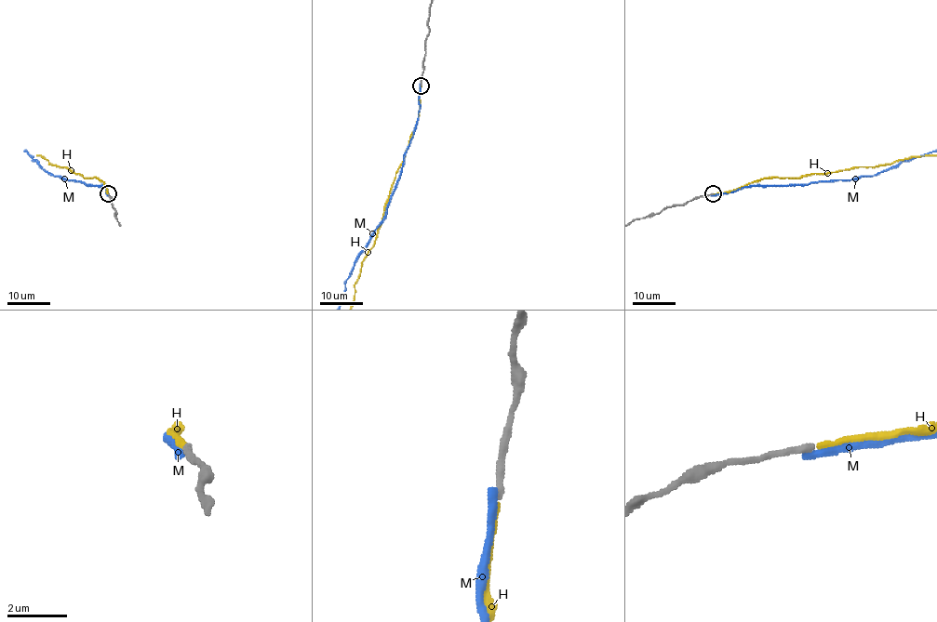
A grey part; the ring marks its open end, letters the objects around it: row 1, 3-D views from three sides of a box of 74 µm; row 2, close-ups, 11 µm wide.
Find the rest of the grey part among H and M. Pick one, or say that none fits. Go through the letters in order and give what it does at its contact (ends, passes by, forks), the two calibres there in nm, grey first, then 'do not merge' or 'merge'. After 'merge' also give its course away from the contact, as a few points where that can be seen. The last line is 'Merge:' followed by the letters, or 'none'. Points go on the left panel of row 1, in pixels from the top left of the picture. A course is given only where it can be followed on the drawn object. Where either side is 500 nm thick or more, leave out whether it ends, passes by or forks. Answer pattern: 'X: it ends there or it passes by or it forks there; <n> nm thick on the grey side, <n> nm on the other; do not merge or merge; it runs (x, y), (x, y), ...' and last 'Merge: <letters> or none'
H: it ends there; 220 nm thick on the grey side, 200 nm on the other; merge
M: it ends there; 240 nm thick on the grey side, 280 nm on the other; do not merge
Merge: H

